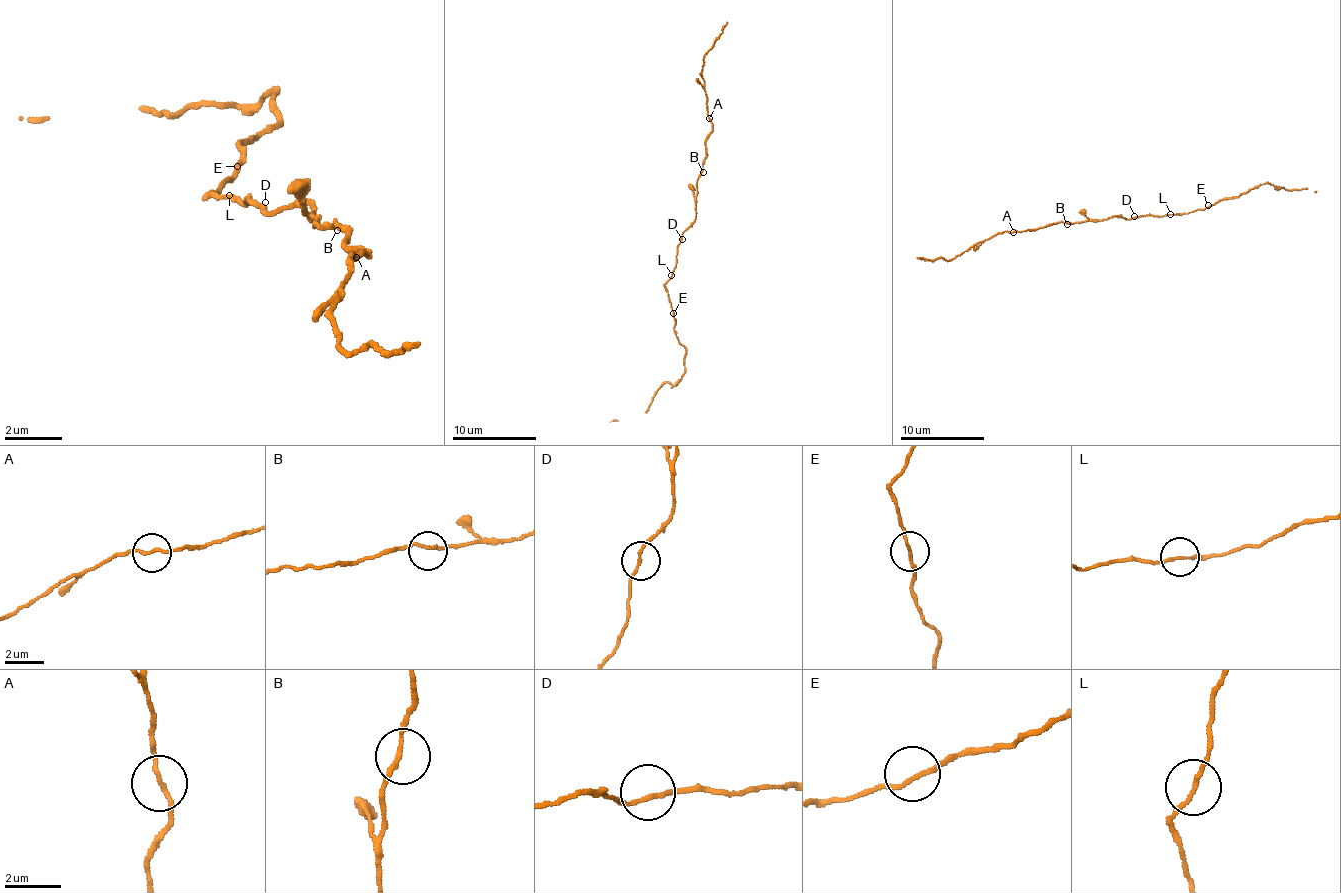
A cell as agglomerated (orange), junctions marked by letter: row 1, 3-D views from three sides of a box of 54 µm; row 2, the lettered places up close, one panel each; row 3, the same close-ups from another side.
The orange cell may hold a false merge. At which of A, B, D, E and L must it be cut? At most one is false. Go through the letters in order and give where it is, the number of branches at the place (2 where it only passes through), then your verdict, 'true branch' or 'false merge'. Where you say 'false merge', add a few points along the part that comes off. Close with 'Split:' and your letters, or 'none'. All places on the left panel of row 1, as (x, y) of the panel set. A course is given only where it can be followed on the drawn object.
A: place (356, 257); branches 2; true branch
B: place (337, 230); branches 2; true branch
D: place (265, 202); branches 2; true branch
E: place (237, 166); branches 2; true branch
L: place (229, 195); branches 2; true branch
Split: none

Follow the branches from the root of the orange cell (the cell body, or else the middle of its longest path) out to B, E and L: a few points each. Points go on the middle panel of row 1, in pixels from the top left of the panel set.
B: (682, 239), (684, 230), (696, 216), (696, 178), (703, 172)
E: (682, 239), (673, 275), (665, 285), (673, 313)
L: (682, 239), (671, 275)

